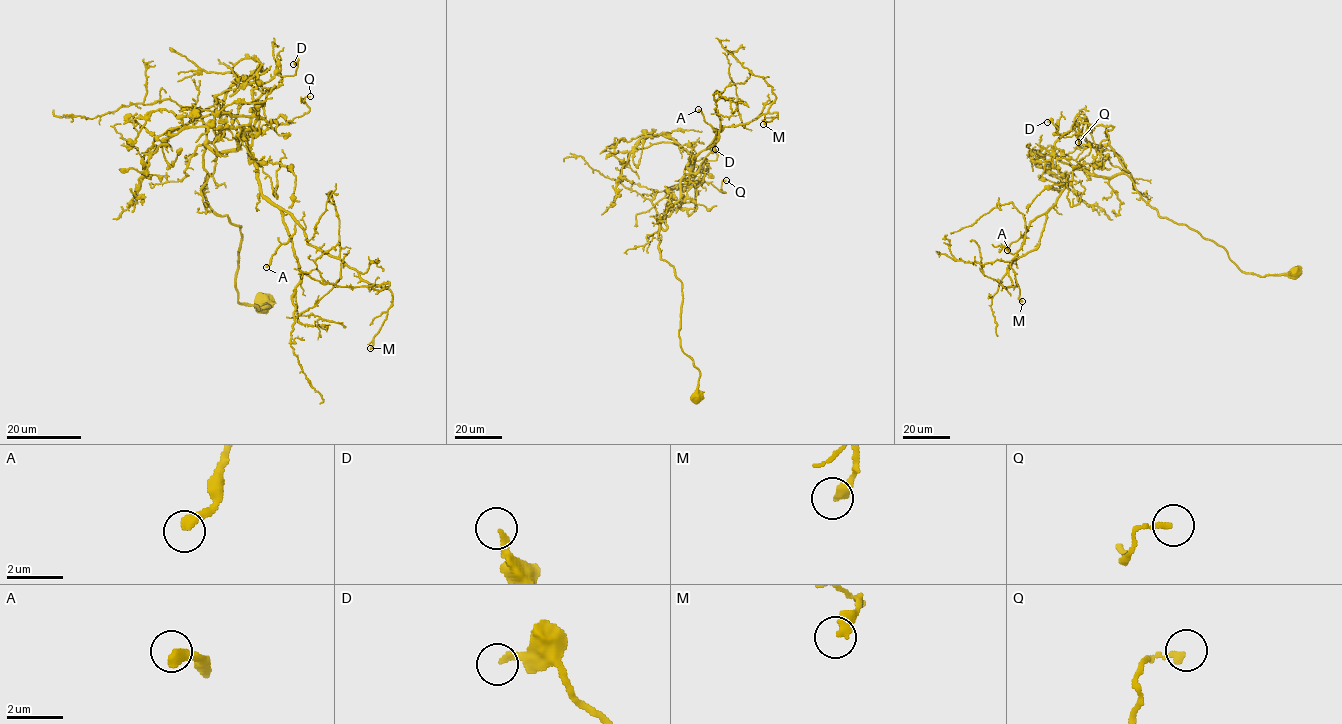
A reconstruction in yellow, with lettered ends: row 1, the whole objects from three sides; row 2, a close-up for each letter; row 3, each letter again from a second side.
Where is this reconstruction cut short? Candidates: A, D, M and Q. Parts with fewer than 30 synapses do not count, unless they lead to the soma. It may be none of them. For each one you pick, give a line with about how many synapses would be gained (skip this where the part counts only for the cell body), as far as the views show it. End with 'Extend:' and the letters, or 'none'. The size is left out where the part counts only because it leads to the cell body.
A: about 45 synapses
Extend: A

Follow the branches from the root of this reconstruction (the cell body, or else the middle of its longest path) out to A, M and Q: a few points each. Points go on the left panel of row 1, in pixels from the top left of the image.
A: (262, 302), (238, 302), (241, 227), (207, 203), (204, 146), (243, 139), (260, 192), (296, 222), (266, 267)
M: (262, 302), (238, 302), (241, 227), (207, 203), (204, 146), (243, 139), (306, 240), (390, 291), (370, 348)
Q: (262, 302), (238, 302), (241, 227), (207, 203), (204, 146), (232, 151), (246, 131), (306, 113), (310, 96)

